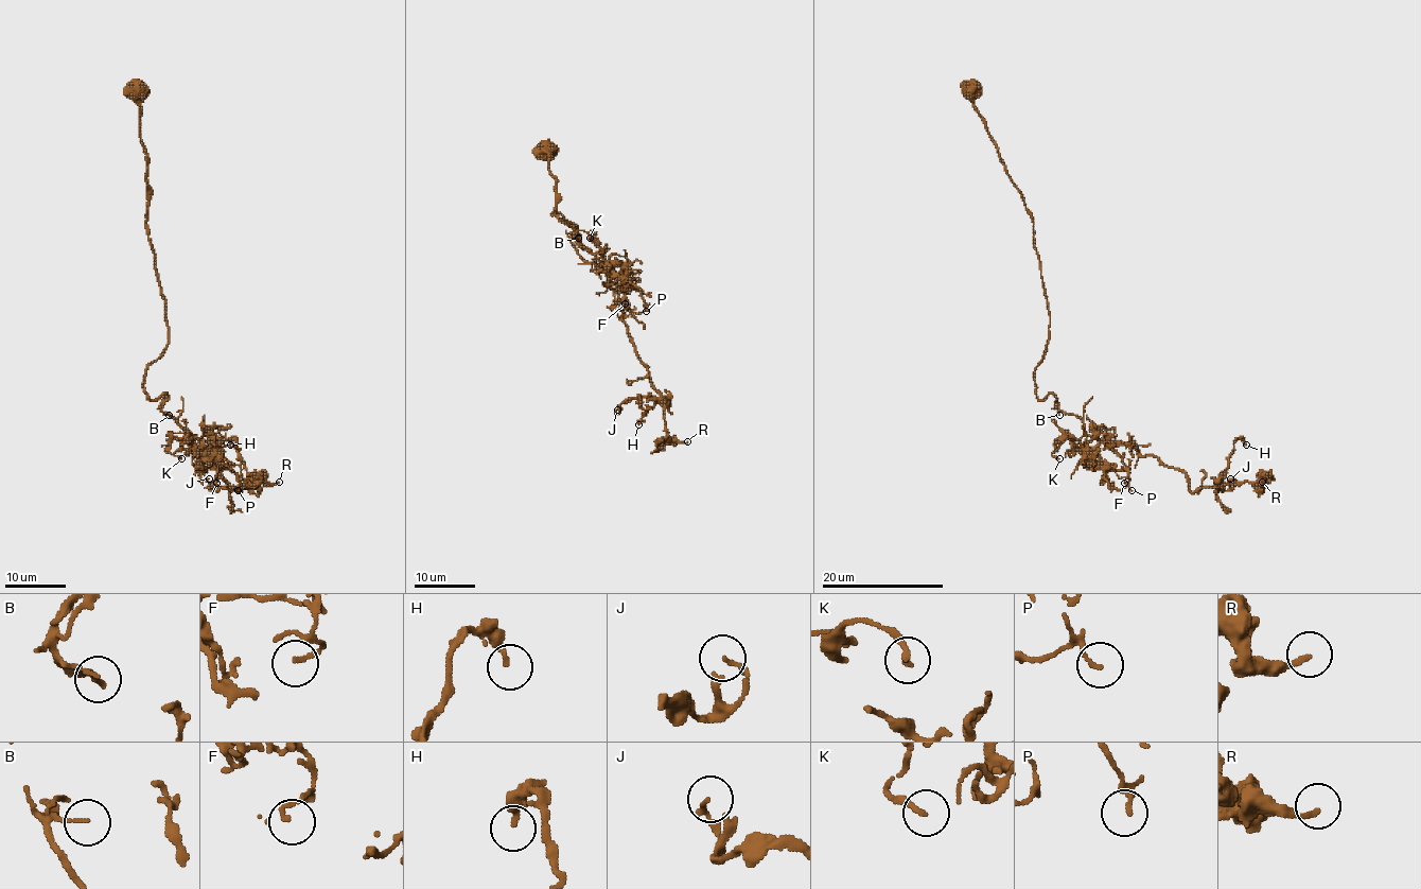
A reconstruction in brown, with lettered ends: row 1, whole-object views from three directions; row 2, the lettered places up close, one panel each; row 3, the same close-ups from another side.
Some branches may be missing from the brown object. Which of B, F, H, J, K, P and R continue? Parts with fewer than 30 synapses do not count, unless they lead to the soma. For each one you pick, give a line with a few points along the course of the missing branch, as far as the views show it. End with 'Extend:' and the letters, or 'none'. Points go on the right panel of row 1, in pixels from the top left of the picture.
Extend: none

